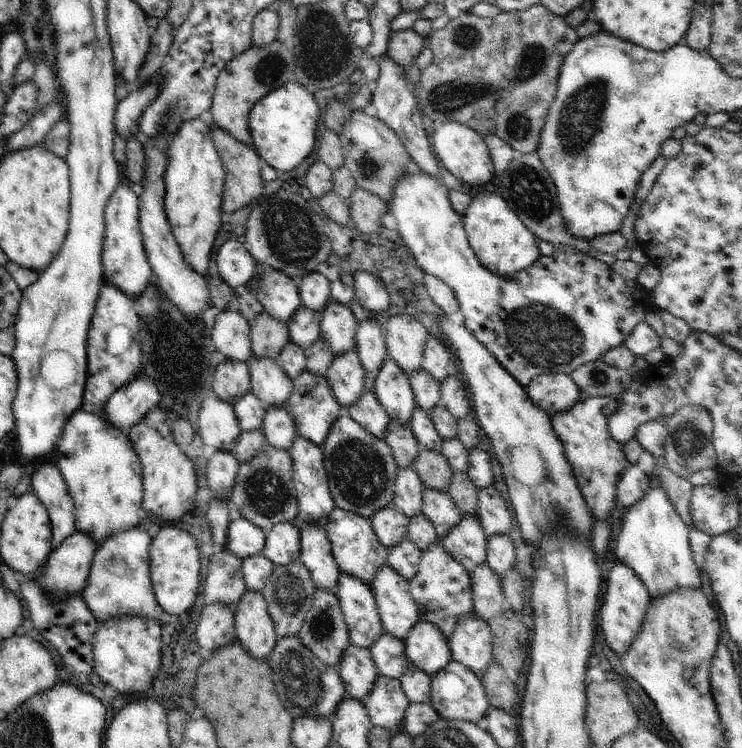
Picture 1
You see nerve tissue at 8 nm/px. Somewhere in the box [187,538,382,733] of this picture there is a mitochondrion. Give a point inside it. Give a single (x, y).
(303, 687)

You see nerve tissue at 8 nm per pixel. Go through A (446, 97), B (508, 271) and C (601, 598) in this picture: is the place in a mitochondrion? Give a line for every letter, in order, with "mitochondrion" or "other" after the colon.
A: mitochondrion
B: other
C: other

